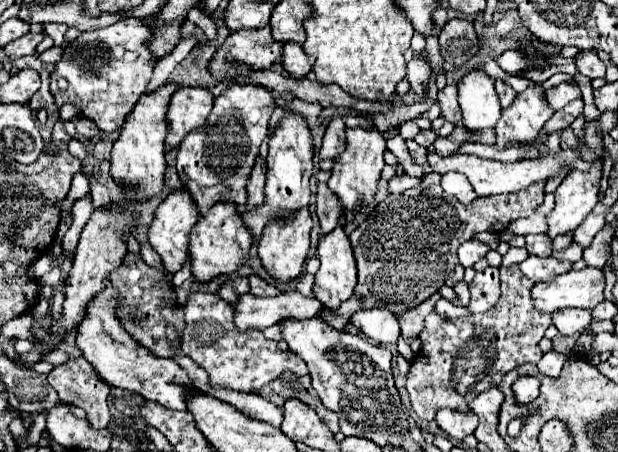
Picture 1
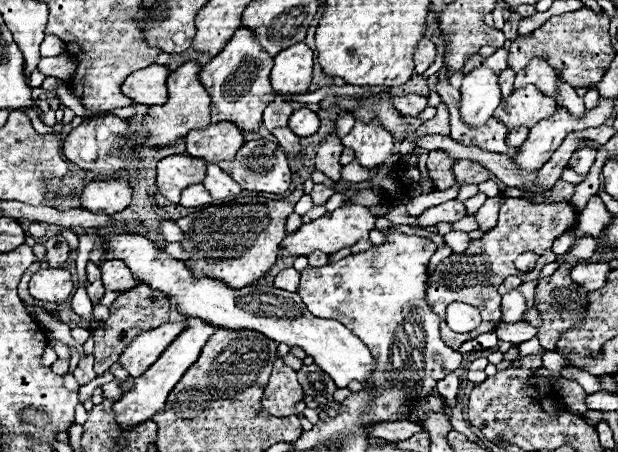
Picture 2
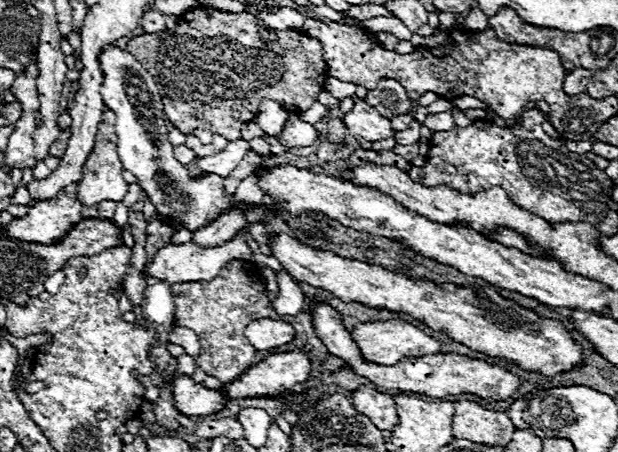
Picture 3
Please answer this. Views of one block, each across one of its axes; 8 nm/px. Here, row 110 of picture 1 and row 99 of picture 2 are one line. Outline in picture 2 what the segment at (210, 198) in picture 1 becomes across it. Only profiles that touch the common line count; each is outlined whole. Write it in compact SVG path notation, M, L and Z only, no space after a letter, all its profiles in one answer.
M238 30L226 48L202 66L198 78L212 98L212 122L234 122L242 132L256 132L262 124L264 108L276 98L270 86L272 58L254 42L250 30Z

